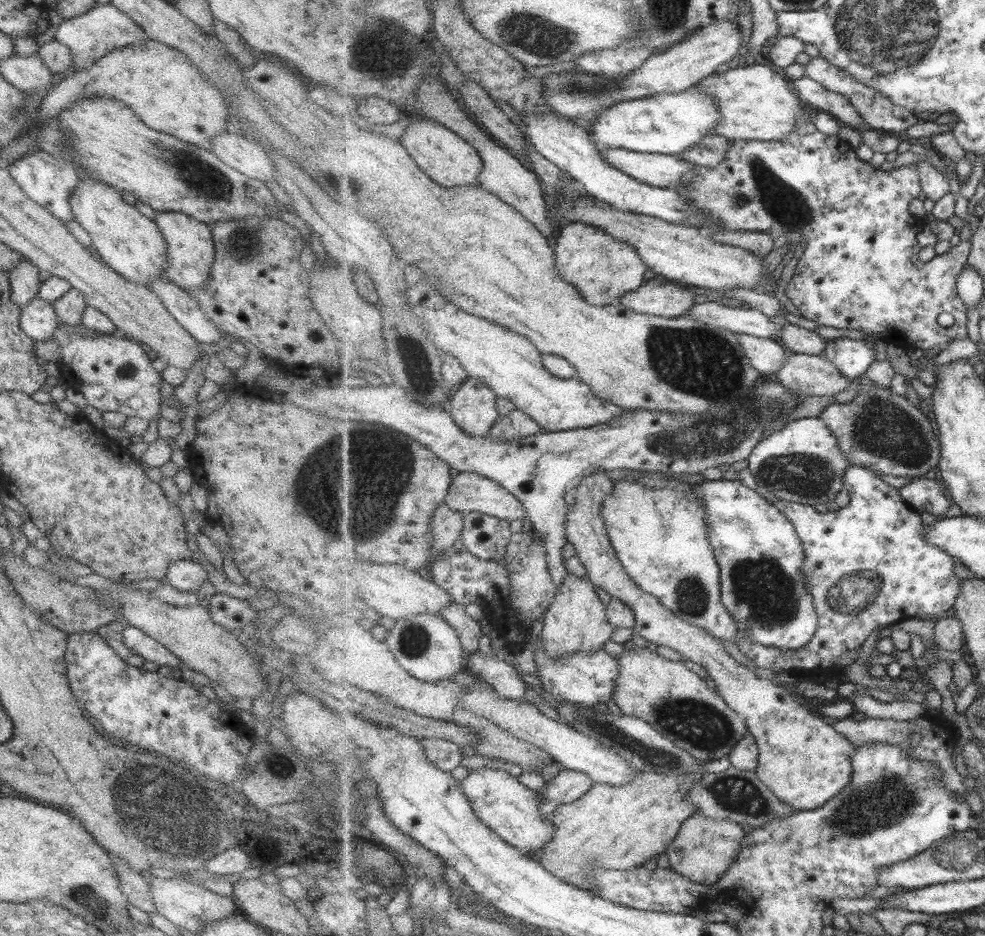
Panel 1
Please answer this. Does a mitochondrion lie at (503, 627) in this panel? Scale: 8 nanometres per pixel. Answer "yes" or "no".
no

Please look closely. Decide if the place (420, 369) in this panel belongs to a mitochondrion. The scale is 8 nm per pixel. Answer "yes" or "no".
yes

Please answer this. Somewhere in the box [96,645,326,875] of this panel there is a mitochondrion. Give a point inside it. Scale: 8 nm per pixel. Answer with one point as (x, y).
(155, 800)

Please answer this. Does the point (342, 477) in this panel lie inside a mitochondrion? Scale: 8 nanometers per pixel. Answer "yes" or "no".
yes

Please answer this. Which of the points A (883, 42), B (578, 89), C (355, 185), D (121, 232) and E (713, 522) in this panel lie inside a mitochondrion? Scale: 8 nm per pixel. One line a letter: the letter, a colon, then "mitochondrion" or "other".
A: mitochondrion
B: mitochondrion
C: mitochondrion
D: other
E: other

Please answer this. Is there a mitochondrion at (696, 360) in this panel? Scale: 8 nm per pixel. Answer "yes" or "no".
yes

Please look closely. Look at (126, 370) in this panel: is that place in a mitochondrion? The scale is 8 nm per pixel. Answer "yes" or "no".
yes

